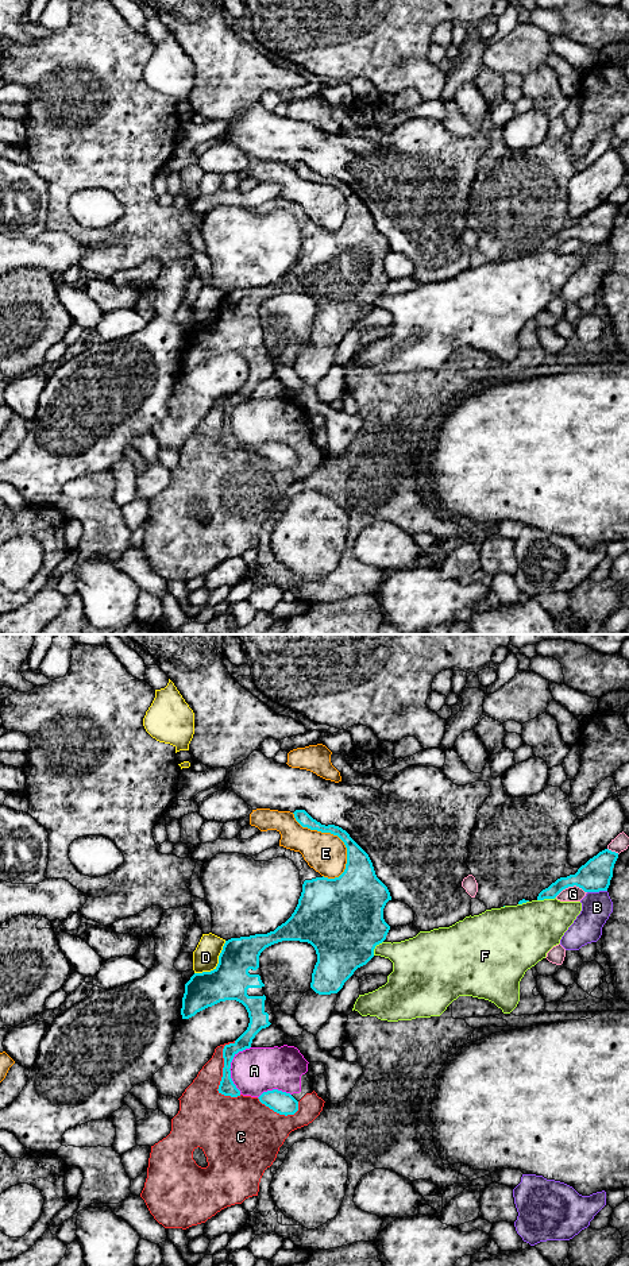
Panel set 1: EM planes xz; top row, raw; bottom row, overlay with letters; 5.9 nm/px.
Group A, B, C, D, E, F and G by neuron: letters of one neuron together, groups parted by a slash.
A C / B / D / E / F / G

